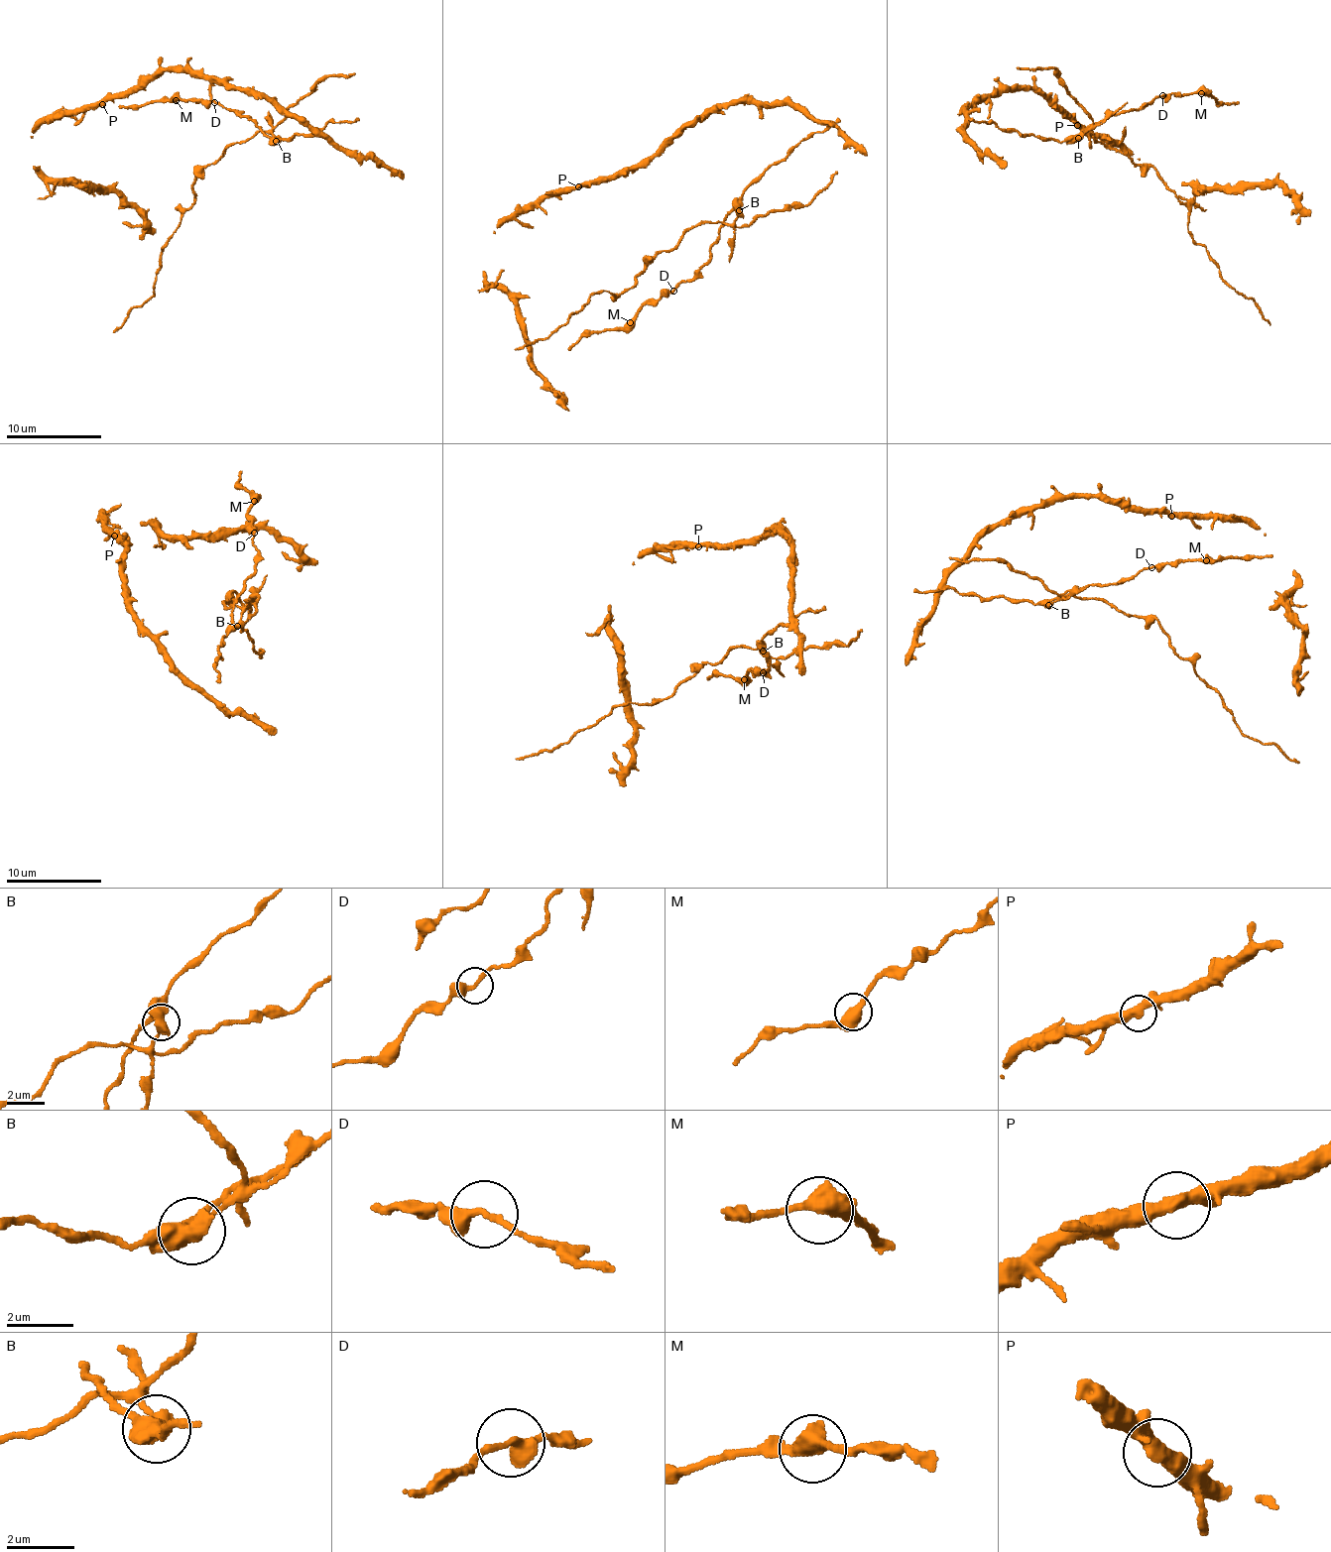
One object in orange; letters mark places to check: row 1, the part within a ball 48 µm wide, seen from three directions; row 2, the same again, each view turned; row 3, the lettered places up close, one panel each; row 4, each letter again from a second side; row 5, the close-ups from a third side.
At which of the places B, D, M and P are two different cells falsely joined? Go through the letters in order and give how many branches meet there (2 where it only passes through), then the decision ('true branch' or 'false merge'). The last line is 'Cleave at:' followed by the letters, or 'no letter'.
B: 3 | false merge
D: 2 | true branch
M: 2 | true branch
P: 2 | true branch
Cleave at: B

